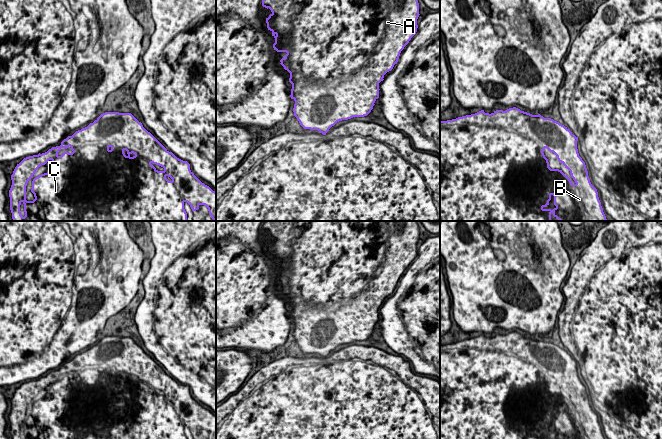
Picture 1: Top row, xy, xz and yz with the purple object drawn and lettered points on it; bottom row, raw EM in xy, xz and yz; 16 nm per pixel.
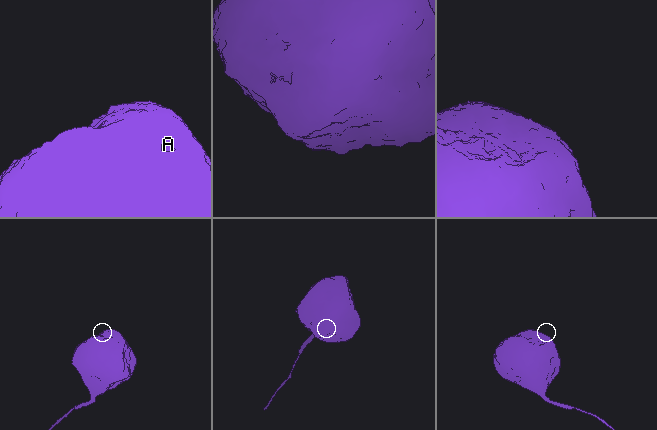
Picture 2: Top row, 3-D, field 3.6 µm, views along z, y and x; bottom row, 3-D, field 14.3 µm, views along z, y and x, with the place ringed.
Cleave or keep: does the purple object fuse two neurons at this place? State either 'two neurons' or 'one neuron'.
one neuron

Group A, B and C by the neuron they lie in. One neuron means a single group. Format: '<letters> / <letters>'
A B C

